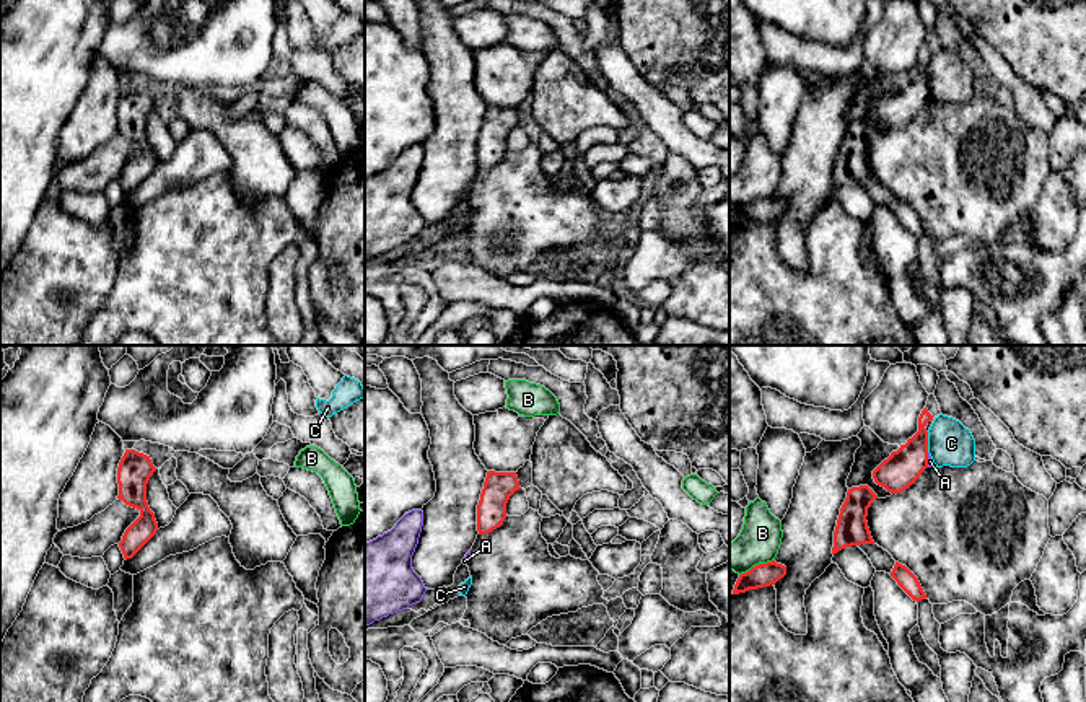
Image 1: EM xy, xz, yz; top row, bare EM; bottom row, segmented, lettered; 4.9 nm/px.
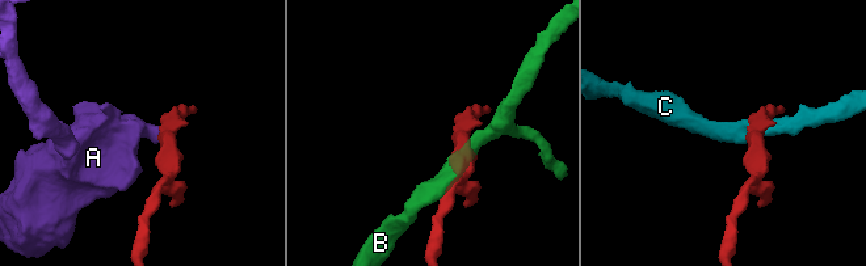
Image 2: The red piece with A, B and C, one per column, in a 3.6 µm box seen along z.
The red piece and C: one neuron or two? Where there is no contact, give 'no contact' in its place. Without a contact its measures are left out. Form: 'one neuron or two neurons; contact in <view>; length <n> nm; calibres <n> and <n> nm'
two neurons; contact in yz; length 100 nm; calibres 180 and 220 nm

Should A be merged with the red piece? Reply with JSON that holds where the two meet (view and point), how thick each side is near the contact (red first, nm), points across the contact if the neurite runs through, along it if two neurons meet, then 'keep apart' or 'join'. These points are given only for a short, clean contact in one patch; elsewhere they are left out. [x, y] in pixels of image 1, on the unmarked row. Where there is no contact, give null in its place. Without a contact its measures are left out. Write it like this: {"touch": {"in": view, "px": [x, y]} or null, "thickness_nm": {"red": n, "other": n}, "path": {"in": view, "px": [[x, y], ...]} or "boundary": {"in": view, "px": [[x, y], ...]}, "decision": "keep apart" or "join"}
{"touch": {"in": "yz", "px": [927, 95]}, "thickness_nm": {"red": 180, "other": 30}, "boundary": {"in": "yz", "px": [[927, 88], [928, 101]]}, "decision": "keep apart"}

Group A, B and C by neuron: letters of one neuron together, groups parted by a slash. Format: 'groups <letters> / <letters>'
groups A / B / C

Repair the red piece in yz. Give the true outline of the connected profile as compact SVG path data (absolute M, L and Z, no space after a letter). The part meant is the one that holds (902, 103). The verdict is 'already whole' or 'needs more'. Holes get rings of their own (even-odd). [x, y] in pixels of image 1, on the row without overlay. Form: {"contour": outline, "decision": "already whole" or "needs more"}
{"contour": "M930 29L918 52L918 67L873 106L878 121L891 129L900 129L915 119L928 103L928 65L939 49L936 33Z", "decision": "needs more"}

